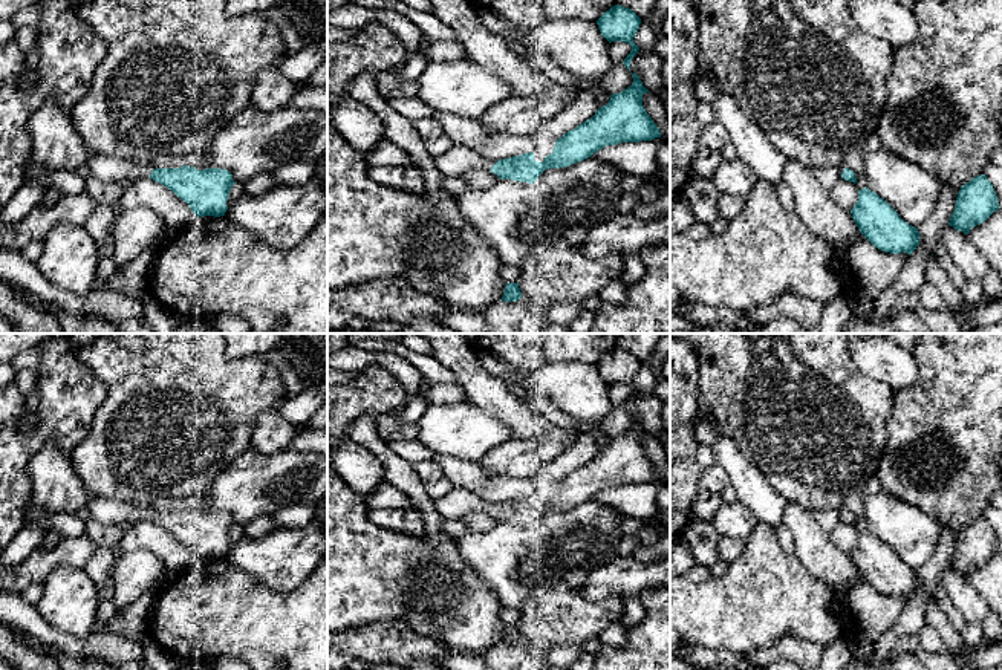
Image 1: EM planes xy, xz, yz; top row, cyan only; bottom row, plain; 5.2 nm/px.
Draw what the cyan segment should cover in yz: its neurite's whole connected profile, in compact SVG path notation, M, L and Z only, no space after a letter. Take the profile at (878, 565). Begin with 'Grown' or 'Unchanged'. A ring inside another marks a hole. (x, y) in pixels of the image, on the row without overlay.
Unchanged. M867 529L858 532L858 543L851 557L860 575L884 595L910 598L919 587L918 571L904 564L883 540Z

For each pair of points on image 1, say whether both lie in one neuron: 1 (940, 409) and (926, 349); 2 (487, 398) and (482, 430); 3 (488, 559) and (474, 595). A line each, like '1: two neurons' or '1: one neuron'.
1: one neuron
2: two neurons
3: two neurons

